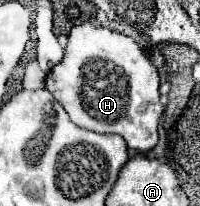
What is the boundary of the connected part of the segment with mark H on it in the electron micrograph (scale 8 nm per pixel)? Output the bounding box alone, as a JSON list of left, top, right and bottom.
[45,22,163,154]

